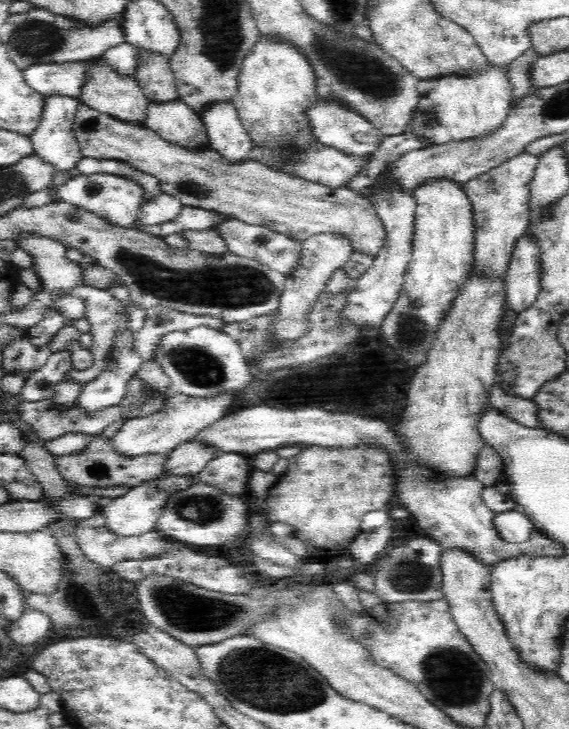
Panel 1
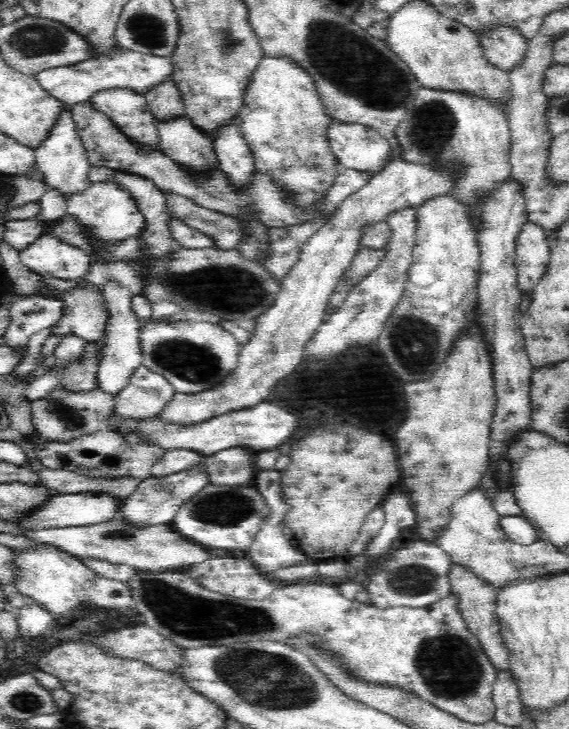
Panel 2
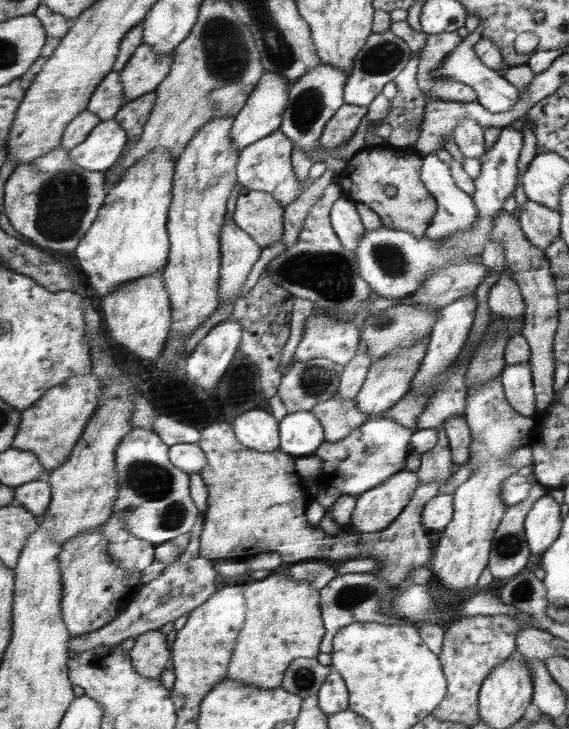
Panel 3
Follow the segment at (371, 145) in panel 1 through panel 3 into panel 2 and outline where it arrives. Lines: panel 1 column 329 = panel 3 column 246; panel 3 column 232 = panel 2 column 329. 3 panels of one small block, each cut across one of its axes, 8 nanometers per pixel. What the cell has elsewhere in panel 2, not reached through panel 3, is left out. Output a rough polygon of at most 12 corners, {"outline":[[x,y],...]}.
{"outline":[[330,122],[342,169],[378,175],[392,147],[367,126]]}

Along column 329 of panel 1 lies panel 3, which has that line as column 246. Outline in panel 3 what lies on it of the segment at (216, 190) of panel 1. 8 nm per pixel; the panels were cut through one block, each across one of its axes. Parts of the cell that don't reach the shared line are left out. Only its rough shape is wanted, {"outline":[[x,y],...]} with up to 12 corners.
{"outline":[[243,187],[233,217],[263,248],[286,232],[285,207]]}

